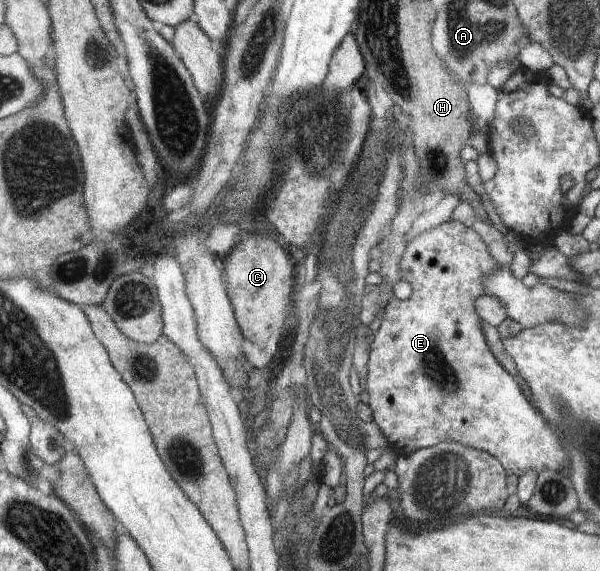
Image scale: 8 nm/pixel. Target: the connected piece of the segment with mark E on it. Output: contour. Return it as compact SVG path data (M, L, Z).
M448 221L412 238L405 246L400 258L400 279L412 286L412 294L407 300L392 295L384 307L382 323L371 343L364 389L364 400L388 441L387 448L406 457L425 447L453 441L487 451L503 464L508 475L519 477L526 470L566 472L568 452L560 436L528 398L524 385L506 372L496 358L492 360L482 334L475 301L486 293L482 280L500 270L482 238L472 228Z

